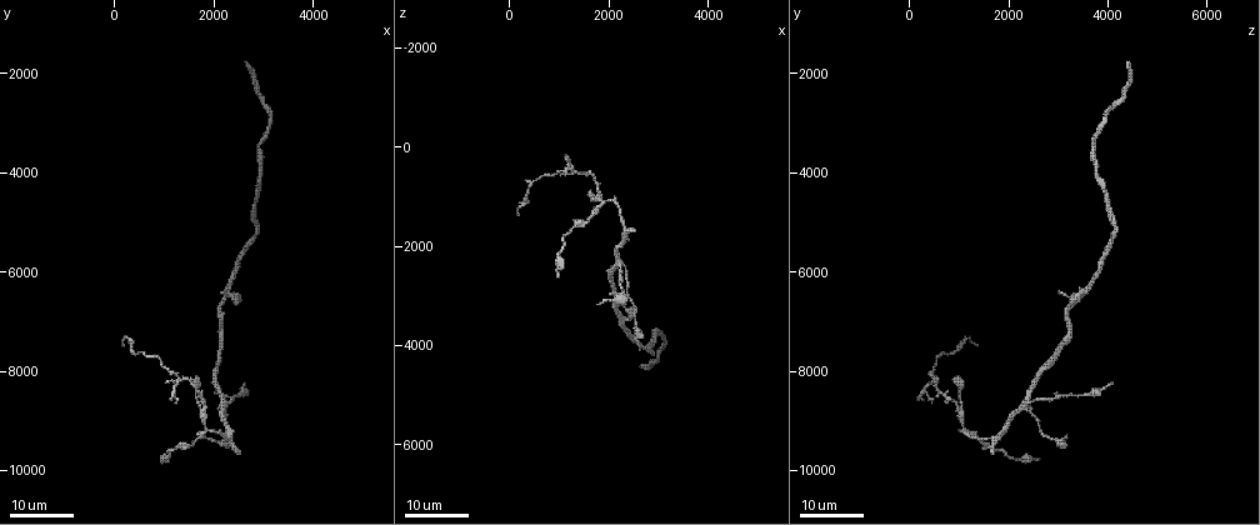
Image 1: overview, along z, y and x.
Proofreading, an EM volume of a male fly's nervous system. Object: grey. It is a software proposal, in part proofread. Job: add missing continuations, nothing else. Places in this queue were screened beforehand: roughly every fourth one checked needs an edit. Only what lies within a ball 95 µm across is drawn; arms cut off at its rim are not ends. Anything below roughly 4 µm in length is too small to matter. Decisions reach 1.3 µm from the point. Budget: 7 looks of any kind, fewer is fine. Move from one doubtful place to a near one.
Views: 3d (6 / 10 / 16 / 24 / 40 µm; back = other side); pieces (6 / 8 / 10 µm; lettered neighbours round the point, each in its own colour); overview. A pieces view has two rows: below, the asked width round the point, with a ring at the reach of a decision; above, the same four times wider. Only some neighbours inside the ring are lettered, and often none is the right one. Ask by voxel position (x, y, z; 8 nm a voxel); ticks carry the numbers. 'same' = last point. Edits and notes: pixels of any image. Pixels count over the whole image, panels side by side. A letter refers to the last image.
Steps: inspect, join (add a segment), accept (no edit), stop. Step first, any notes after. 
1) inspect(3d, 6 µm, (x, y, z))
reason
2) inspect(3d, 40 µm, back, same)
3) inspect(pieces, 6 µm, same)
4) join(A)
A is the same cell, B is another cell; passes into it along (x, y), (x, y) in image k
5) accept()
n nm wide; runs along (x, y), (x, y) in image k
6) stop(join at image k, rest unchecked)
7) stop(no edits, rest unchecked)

inspect(3d, 16 µm, (1000, 9750, 2650))
end of a long branch

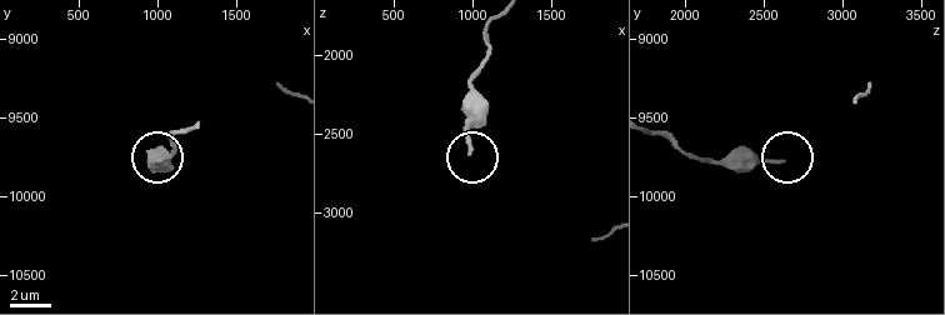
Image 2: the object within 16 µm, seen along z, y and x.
inspect(pieces, 8 µm, (980, 9760, 2620))

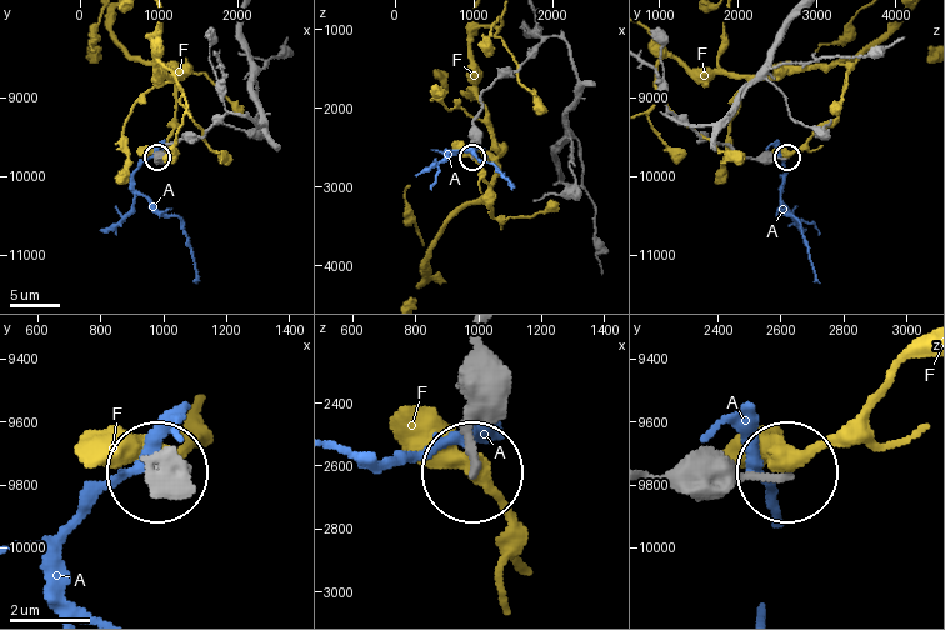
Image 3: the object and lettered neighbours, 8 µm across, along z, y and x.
accept()
A and F are other cells; runs along (659, 474), (786, 474) in image 3; no lettered segment goes on from it

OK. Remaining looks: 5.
inspect(3d, 24 µm, (2650, 8300, 4100))
thin end

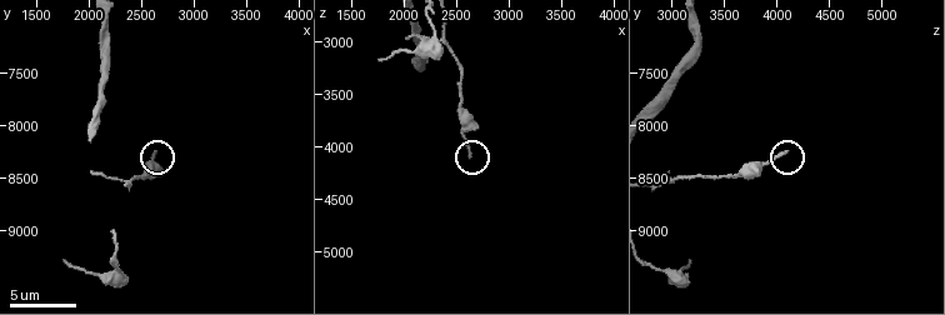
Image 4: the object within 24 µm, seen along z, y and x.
inspect(pieces, 10 µm, (2620, 8240, 4080))

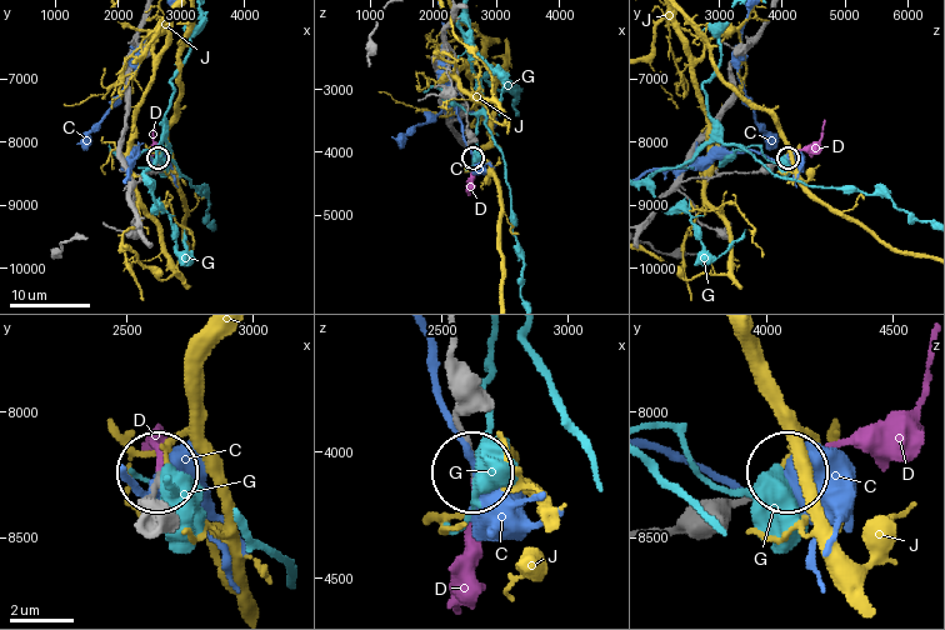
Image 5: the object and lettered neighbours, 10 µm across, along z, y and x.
join(D)
160 nm wide; D is the same cell, C, G and J are other cells; it goes on there

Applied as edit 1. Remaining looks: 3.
inspect(pieces, 8 µm, (1780, 9300, 3160))
thin end

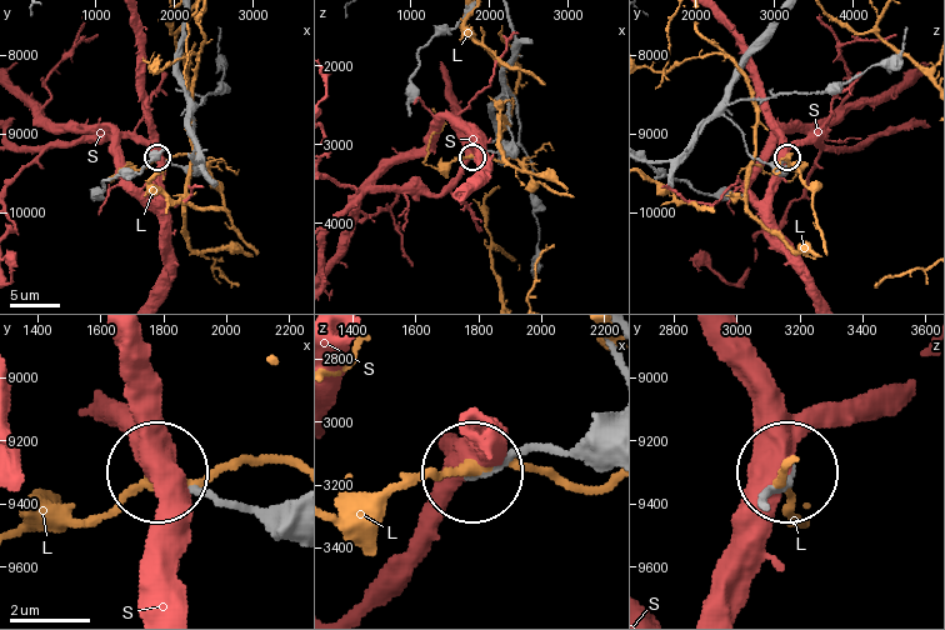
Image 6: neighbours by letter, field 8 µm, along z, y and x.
accept()
150 nm wide; L and S are other cells; runs along (609, 419), (579, 443), (538, 446), (471, 476) in image 6; none of them fits

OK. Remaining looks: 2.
stop(join at image 5, rest unchecked)

